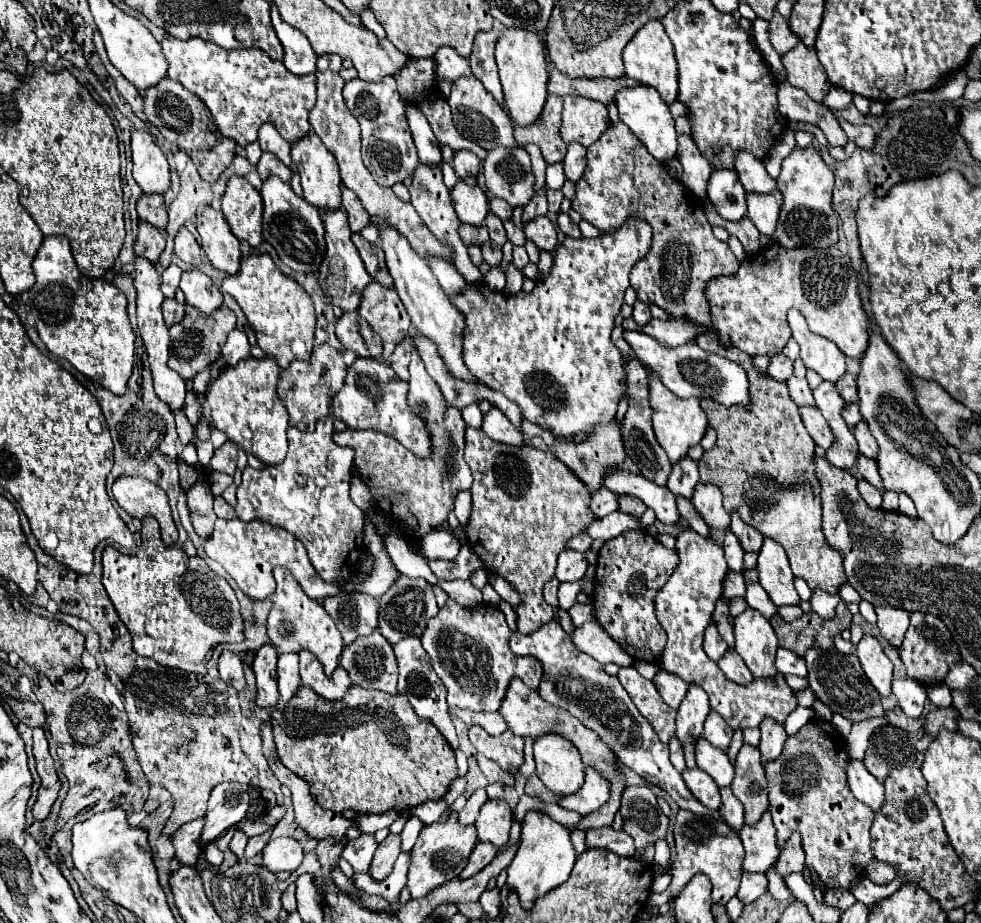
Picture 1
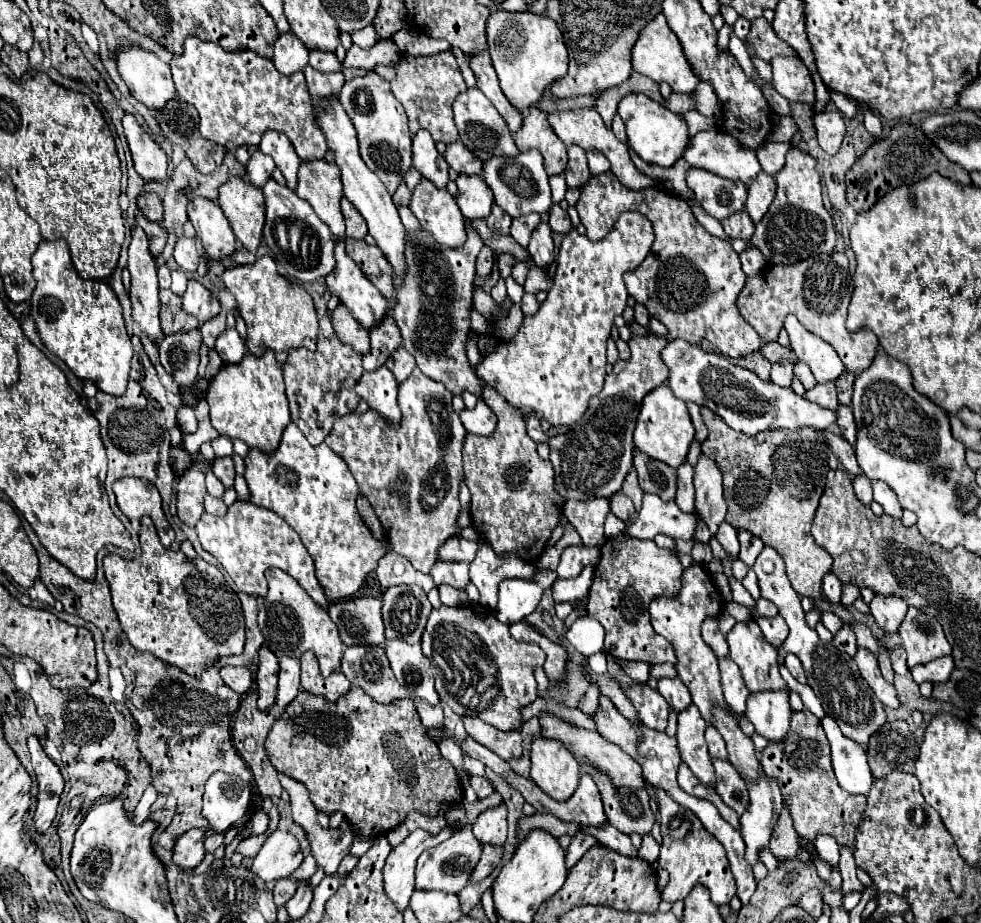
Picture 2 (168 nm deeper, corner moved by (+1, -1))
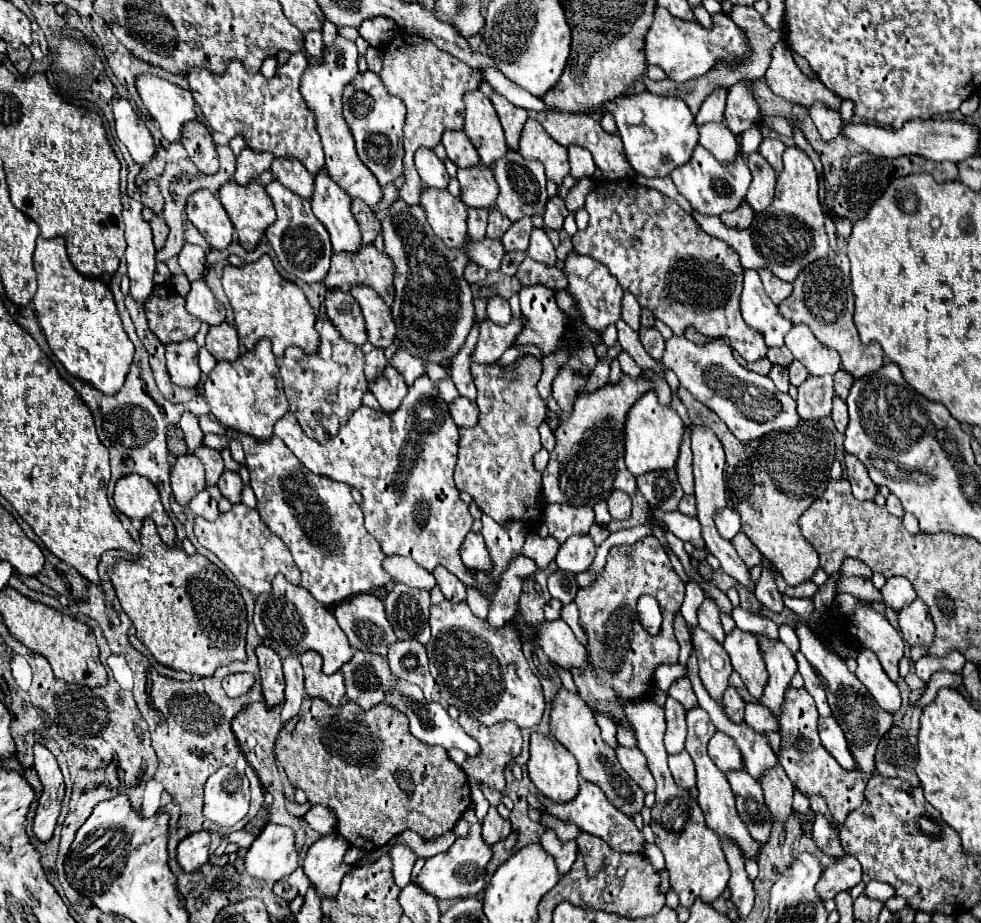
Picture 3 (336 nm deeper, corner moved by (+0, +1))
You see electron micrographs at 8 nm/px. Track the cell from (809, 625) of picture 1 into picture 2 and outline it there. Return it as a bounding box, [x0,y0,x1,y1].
[842,582,860,604]

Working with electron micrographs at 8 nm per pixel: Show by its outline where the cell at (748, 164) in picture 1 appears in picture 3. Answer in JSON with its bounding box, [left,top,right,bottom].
[699,122,743,164]

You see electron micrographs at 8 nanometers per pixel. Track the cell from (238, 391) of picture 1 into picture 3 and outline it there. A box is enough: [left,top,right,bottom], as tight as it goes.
[205,340,289,440]

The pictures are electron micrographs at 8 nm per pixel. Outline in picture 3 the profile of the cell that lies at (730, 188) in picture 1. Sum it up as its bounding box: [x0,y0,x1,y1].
[671,146,751,214]

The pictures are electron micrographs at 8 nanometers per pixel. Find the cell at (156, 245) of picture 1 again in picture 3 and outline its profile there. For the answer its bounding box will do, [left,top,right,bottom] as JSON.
[143,208,169,250]

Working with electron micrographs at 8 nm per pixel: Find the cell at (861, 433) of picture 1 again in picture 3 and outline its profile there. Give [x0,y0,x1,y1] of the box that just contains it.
[831,396,849,432]

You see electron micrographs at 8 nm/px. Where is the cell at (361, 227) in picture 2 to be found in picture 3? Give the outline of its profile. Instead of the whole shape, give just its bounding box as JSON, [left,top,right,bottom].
[351,200,381,244]

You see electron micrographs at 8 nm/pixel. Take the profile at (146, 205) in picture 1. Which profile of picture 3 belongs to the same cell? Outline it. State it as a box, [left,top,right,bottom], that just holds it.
[139,182,163,214]

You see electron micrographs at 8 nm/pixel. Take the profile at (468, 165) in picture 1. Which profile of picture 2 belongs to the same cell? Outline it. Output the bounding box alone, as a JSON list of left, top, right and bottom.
[444,140,482,174]

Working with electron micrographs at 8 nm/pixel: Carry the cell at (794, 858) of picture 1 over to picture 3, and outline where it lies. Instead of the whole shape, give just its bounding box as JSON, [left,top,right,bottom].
[763,766,793,822]

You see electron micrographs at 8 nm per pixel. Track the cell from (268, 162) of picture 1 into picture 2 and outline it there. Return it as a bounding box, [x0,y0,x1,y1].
[246,150,276,186]

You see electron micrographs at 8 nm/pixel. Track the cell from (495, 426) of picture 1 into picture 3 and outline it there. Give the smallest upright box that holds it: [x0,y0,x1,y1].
[449,396,479,426]

